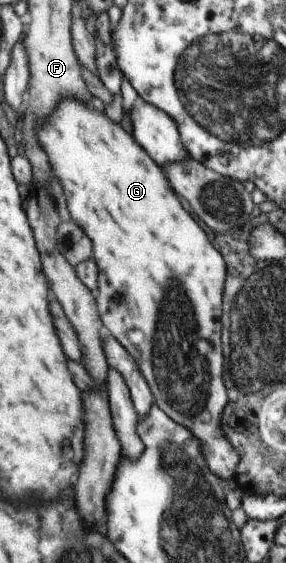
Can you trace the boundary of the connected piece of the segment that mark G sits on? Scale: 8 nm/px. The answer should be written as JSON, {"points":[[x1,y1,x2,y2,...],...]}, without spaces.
{"points":[[75,97,61,99,61,105,57,105,57,109,47,115,47,121,37,127,37,143,41,149,45,149,49,165,53,165,53,175,65,193,67,211,73,217,71,221,77,221,77,225,81,225,80,229,85,229,85,233,93,237,92,259,101,265,101,271,97,271,96,292,93,294,103,330,131,355,149,387,153,403,177,425,185,427,196,437,210,473,220,480,233,479,237,465,240,464,240,454,227,441,220,426,220,416,228,403,227,390,224,381,221,381,221,325,217,323,221,315,221,291,225,281,225,265,221,255,211,247,203,229,181,207,161,169,135,143,132,135,107,119,103,113,89,109]]}

